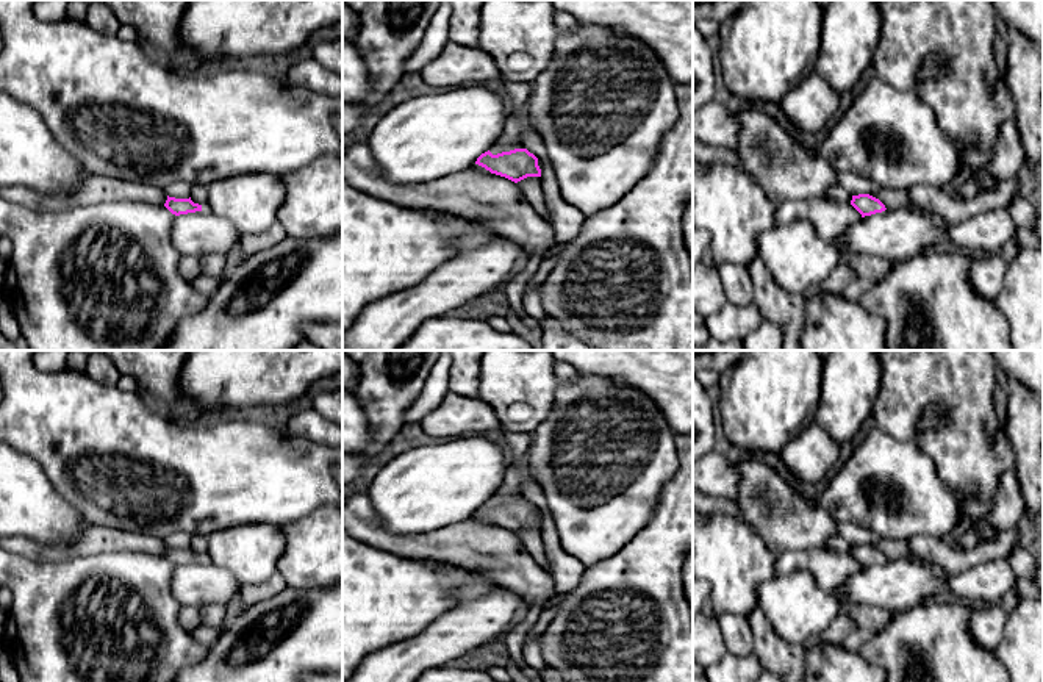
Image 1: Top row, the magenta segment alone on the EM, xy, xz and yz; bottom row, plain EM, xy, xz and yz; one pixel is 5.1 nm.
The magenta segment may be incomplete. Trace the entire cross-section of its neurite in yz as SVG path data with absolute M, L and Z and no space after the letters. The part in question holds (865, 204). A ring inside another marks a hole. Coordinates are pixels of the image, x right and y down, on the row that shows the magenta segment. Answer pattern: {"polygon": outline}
{"polygon": "M869 194L852 196L851 205L862 214L862 217L887 210L879 199Z"}

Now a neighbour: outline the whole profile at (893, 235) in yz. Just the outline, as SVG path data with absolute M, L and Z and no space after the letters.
M885 210L862 217L833 246L840 255L874 255L887 261L921 255L932 244L948 241L949 222L927 210Z

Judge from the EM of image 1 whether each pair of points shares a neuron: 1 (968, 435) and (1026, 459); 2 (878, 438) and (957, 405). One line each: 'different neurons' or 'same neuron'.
1: different neurons
2: different neurons

